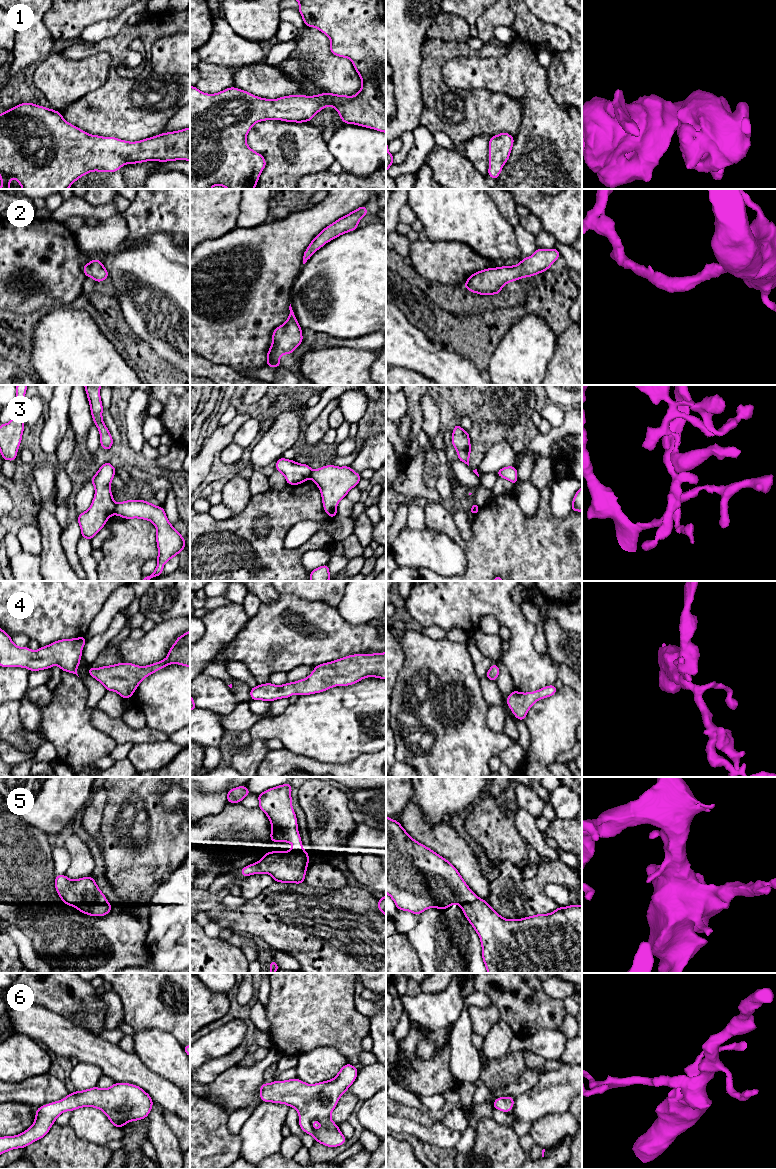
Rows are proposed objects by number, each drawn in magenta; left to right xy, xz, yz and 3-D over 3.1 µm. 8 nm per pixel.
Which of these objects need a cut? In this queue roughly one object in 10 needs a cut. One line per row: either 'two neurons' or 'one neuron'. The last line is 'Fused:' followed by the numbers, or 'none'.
1: one neuron
2: one neuron
3: one neuron
4: one neuron
5: one neuron
6: one neuron
Fused: none

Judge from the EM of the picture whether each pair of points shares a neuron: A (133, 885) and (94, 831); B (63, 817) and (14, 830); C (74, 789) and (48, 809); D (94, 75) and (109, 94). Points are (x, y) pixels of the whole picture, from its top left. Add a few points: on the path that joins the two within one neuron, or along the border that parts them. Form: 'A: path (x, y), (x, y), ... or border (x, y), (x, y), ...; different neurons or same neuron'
A: border (103, 816), (100, 822), (100, 849); different neurons
B: border (20, 818), (42, 830), (51, 838); different neurons
C: path (68, 789), (54, 803); same neuron
D: border (111, 62), (107, 80), (96, 90); different neurons

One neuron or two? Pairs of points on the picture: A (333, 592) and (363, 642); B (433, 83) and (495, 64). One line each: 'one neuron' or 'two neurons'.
A: two neurons
B: two neurons

